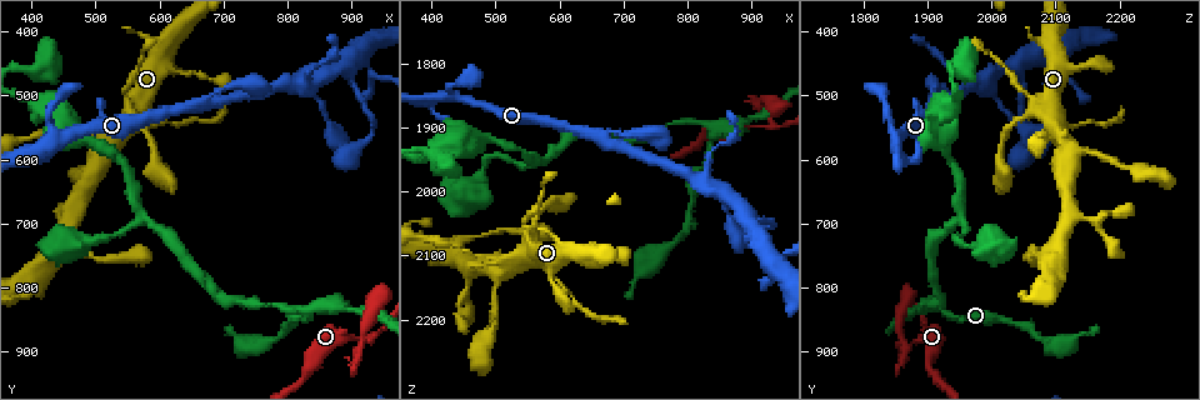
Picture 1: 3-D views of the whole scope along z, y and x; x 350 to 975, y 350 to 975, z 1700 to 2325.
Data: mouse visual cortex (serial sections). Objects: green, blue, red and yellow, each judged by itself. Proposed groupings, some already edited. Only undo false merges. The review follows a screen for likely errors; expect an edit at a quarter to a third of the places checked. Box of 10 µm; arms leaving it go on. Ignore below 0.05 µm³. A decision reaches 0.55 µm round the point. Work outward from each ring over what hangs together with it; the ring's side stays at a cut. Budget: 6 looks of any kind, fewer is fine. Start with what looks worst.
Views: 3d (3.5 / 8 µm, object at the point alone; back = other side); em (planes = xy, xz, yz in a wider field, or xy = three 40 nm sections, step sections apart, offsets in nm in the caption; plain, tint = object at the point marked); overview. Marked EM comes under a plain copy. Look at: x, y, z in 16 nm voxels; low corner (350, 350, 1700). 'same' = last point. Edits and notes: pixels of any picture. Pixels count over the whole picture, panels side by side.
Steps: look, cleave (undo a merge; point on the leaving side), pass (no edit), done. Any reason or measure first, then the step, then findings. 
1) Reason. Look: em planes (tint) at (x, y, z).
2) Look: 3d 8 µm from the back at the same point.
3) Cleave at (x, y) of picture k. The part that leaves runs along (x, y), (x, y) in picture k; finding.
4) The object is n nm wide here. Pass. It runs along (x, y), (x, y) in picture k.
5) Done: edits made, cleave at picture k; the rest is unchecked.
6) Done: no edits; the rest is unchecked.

Look: 3d 3.5 µm at (925, 880, 1895).

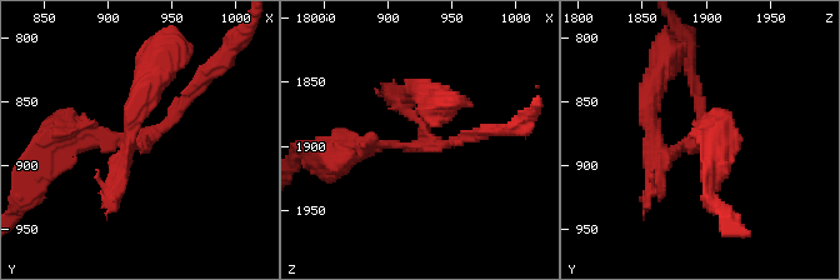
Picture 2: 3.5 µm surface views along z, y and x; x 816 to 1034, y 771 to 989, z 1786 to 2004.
Shape alone is not enough. Look: em planes (tint) at (922, 882, 1898).

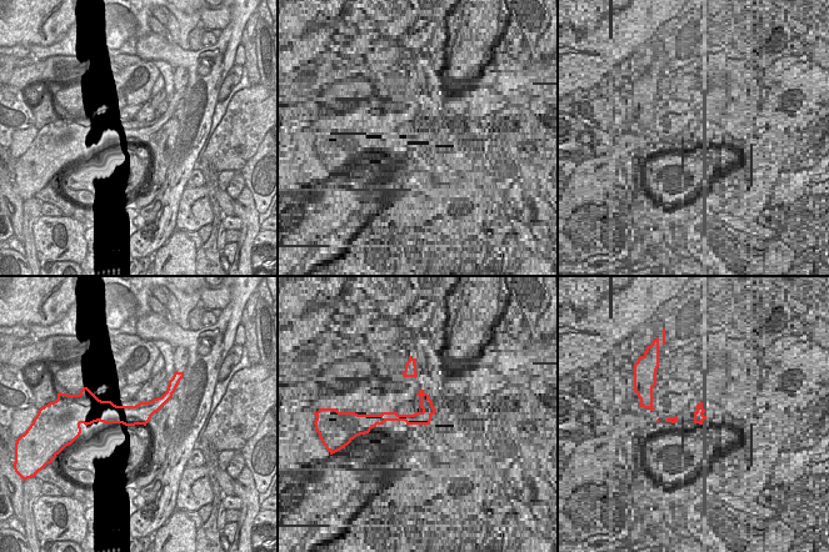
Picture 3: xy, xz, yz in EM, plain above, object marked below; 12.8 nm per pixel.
Cleave at (403, 99) of picture 2. The part that leaves runs along (423, 138), (408, 96), (430, 93) in picture 2; a second cell is stuck on.

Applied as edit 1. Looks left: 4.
Redraw. Look: overview.

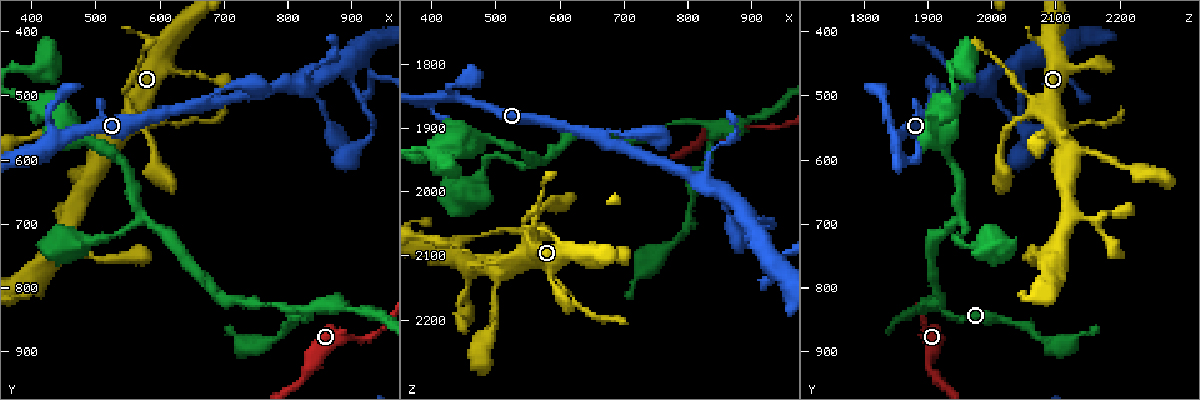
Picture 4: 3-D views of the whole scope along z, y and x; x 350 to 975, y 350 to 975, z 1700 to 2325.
Looks like a crossing. Look: 3d 3.5 µm at (505, 585, 2135).

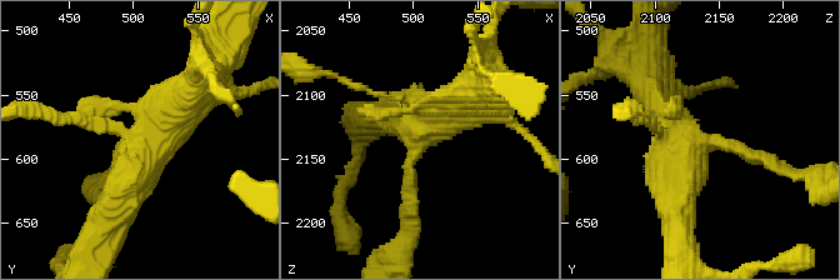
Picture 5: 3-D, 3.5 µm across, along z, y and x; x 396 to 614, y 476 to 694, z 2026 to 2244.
Now the EM. Look: em xy step 5 (tint) at (506, 590, 2134).

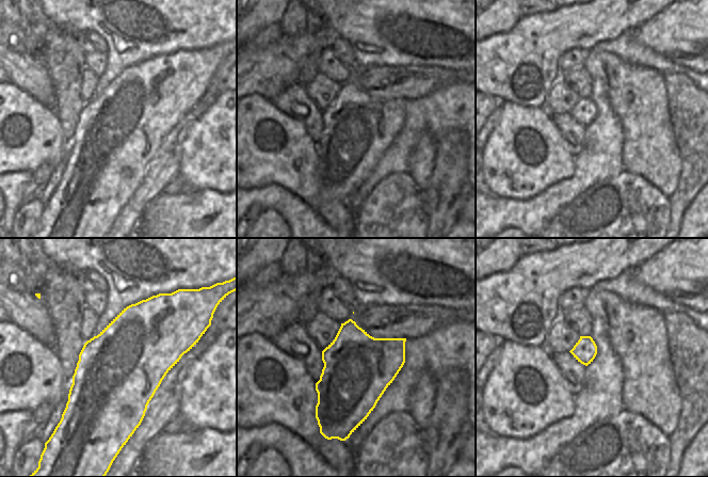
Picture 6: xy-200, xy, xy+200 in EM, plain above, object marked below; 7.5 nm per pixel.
Look: em planes (tint) at the same point.

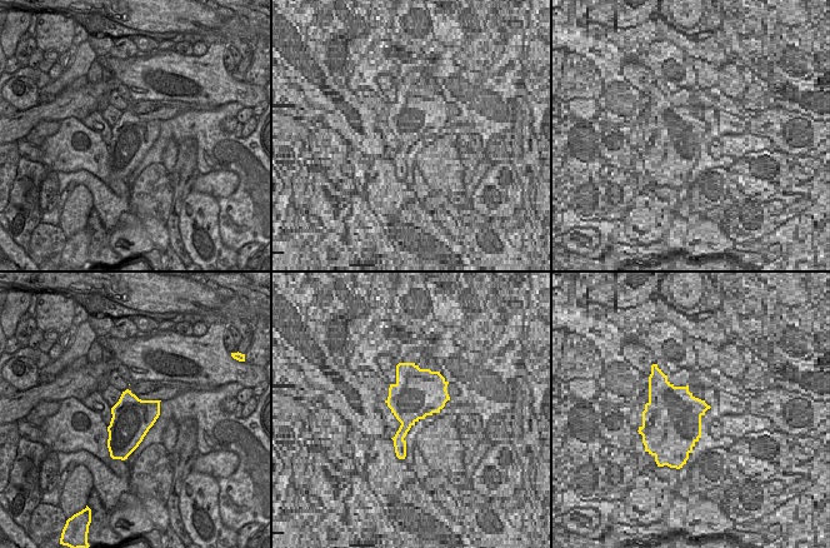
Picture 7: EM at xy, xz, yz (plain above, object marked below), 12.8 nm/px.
Pass. It runs along (193, 86), (146, 148), (108, 221) in picture 5; continuous, no second cell.

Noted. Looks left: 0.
Done: edits made, cleave at picture 2; the rest is unchecked.

